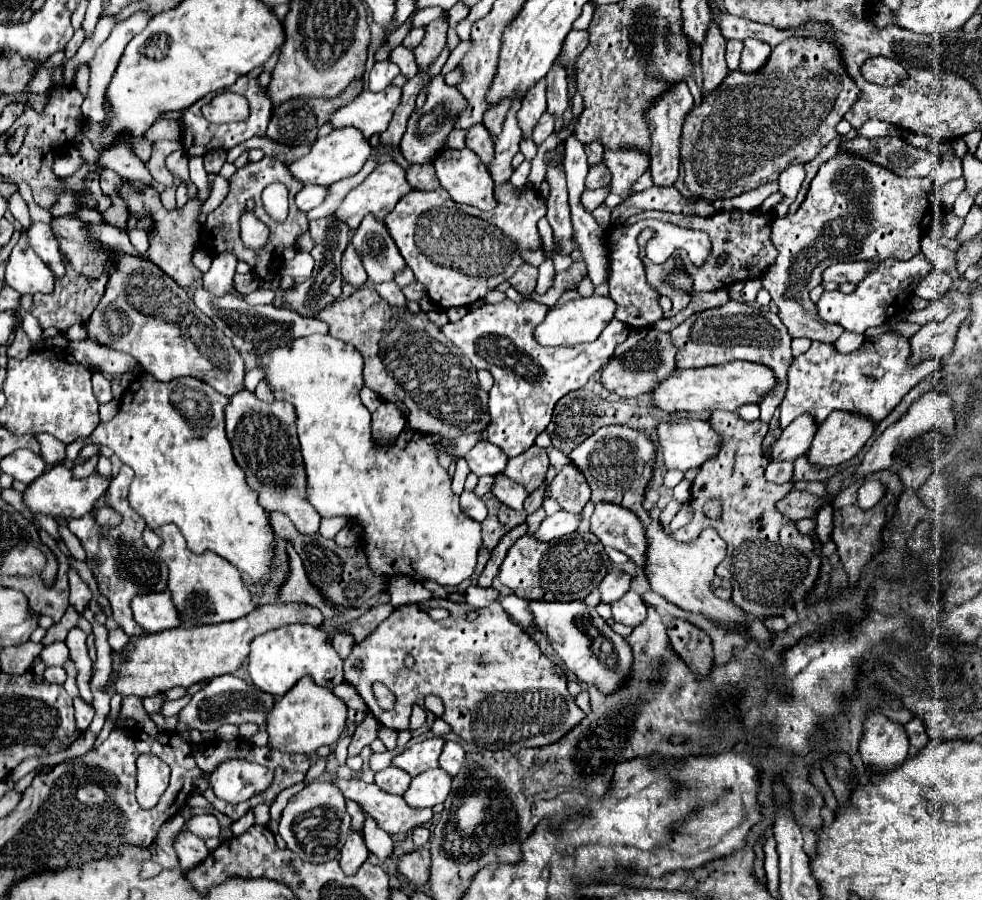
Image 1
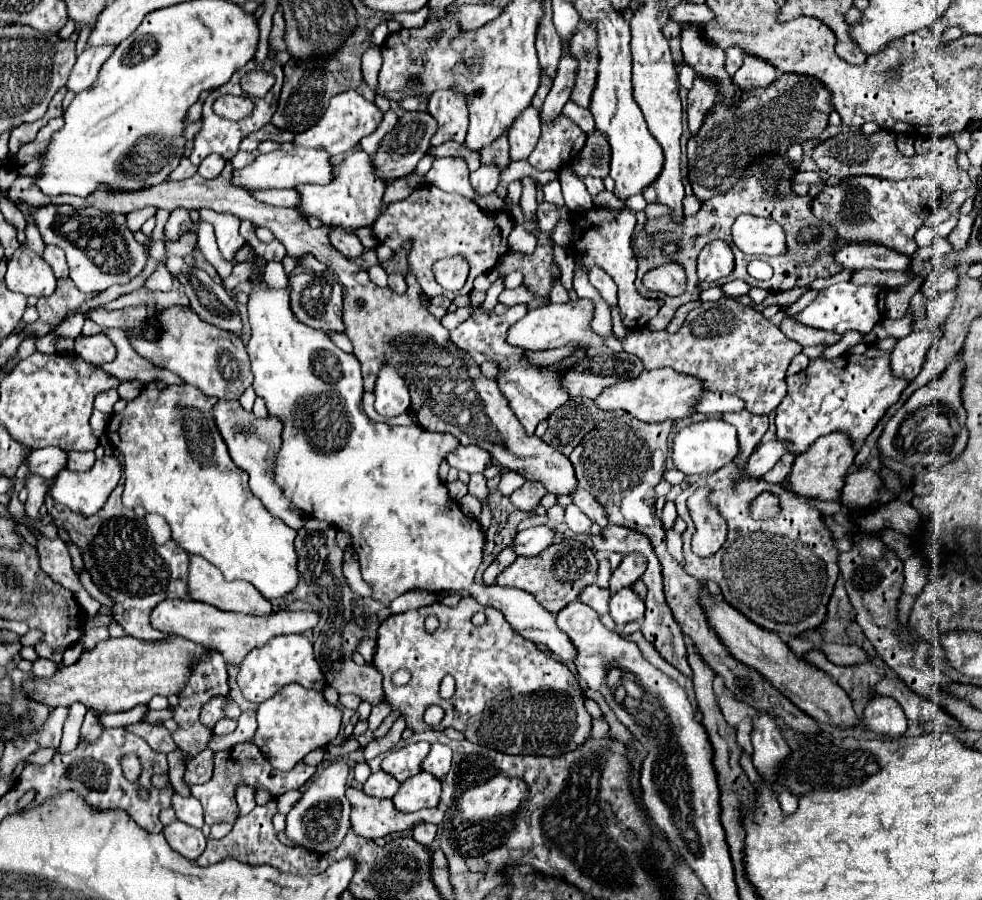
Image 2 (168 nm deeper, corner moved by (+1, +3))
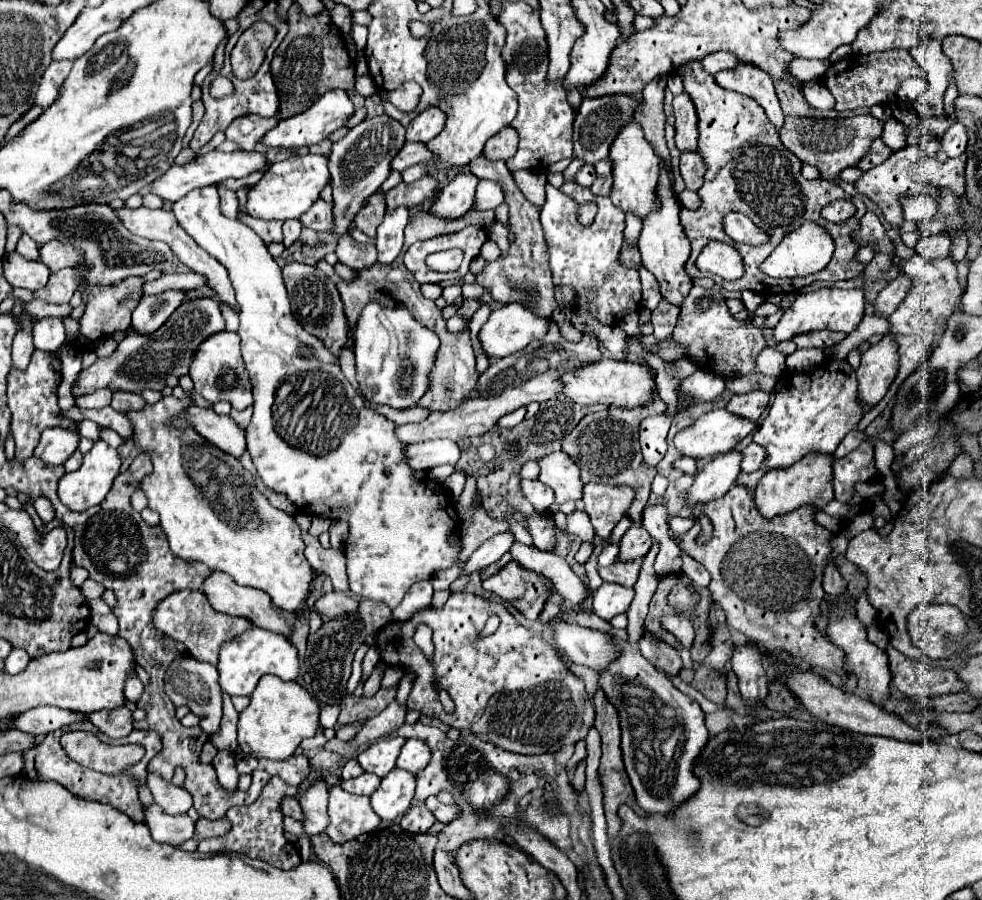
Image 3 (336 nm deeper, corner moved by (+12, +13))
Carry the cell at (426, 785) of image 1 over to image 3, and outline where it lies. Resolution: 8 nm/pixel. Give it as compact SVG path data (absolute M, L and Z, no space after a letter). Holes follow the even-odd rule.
M394 768L388 776L382 778L378 790L370 796L370 806L382 820L396 820L410 808L414 788L416 776Z

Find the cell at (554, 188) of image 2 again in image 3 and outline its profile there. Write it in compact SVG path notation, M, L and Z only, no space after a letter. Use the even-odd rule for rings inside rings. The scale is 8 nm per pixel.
M546 186L546 204L540 212L542 230L546 236L546 246L550 254L550 270L556 286L572 286L578 296L590 296L592 306L590 312L596 316L600 324L614 326L626 314L640 308L640 274L636 270L626 270L618 264L618 254L622 248L622 230L624 230L624 214L614 206L608 198L598 198L598 214L592 226L584 228L576 220L576 210L572 200L564 198L564 194Z

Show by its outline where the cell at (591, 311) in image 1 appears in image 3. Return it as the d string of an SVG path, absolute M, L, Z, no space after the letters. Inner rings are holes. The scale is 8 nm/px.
M508 304L492 310L488 322L478 332L478 340L488 358L504 358L524 350L532 340L542 338L548 324L548 318L538 318L518 304Z

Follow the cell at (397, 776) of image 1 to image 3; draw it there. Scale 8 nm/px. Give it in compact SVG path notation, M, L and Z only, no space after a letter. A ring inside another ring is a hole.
M364 772L362 776L358 778L352 778L352 780L342 780L342 788L350 794L362 794L362 796L370 796L380 784L380 778L376 774L370 774L370 772Z

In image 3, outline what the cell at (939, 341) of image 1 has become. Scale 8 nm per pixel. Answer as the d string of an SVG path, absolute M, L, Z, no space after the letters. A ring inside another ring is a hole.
M882 338L876 346L866 350L862 354L862 364L856 372L858 378L858 400L864 406L876 406L884 394L888 392L888 386L896 378L898 372L898 352L894 350L896 344L890 342L890 338Z

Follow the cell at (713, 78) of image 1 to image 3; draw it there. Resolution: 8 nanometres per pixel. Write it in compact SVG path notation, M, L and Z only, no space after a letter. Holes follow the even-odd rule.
M686 92L674 96L674 116L676 116L676 148L680 152L696 152L698 150L698 116L690 96Z

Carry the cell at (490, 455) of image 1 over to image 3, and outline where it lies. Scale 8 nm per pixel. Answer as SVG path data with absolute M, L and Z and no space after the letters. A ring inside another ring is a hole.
M450 440L420 442L404 448L404 460L412 470L432 470L440 464L456 464L458 458L460 450L456 442Z

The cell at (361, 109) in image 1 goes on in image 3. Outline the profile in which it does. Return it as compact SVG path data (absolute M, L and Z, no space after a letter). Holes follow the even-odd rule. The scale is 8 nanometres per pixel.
M330 90L330 92L326 92L322 98L318 98L318 102L314 102L314 106L310 106L306 112L296 114L296 116L286 118L286 120L280 120L278 126L272 128L272 130L262 138L262 144L268 146L268 148L286 148L286 150L318 144L318 142L322 142L324 138L328 138L330 132L334 132L336 128L344 126L346 120L352 116L352 112L354 112L354 104L352 104L352 100L348 98L348 94L342 92L342 90Z

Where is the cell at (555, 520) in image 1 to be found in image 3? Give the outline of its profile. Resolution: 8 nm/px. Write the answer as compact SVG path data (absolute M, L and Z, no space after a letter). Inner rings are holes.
M504 532L504 534L496 534L490 540L486 540L476 552L472 552L472 556L468 558L468 562L462 568L462 576L470 576L474 572L482 572L486 566L494 564L496 560L502 558L504 552L510 550L514 542L512 532Z

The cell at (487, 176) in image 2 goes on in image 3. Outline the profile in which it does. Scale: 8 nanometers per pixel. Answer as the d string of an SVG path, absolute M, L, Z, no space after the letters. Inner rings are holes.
M458 174L434 198L434 202L428 208L428 212L434 214L436 218L446 218L446 220L454 220L454 218L464 216L470 210L470 206L472 206L476 184L478 184L476 176L472 176L472 174Z

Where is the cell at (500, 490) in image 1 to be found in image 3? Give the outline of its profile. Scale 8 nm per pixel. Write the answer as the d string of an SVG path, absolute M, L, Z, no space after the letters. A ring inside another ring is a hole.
M522 480L522 492L524 496L532 502L536 510L548 510L554 502L554 492L552 488L544 486L542 482L532 482L532 480Z

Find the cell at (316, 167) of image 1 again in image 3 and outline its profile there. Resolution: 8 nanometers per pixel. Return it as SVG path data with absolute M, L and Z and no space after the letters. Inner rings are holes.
M208 152L206 156L200 156L200 158L194 158L190 160L188 164L184 166L178 166L178 164L172 164L160 178L154 180L152 184L152 194L160 196L162 200L168 200L168 202L176 202L178 198L182 198L184 194L188 194L190 190L194 188L202 188L202 186L210 186L210 184L218 184L226 178L246 178L248 174L256 172L256 170L262 170L266 168L268 162L266 158L260 154L260 152L232 152L232 154L224 154L224 152Z

